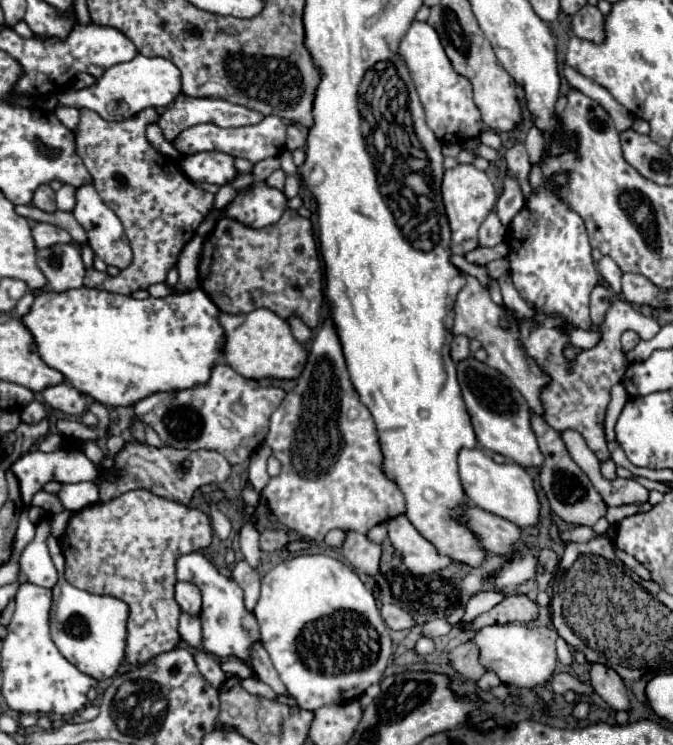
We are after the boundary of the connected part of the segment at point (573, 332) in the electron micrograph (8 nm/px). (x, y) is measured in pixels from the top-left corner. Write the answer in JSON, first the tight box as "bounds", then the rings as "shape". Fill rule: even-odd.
{"bounds":[569,325,599,349],"shape":[[[569,325],[569,339],[571,339],[571,345],[573,347],[579,347],[579,349],[589,349],[589,347],[595,347],[597,341],[599,341],[599,331],[597,329],[577,329],[577,327],[571,327]]]}

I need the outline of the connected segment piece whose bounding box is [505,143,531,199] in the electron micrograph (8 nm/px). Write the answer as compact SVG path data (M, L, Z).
M515 143L511 149L507 149L505 153L505 163L507 163L507 173L509 175L517 175L517 183L521 183L521 191L523 197L527 199L531 195L531 185L529 185L529 157L525 151L523 143Z

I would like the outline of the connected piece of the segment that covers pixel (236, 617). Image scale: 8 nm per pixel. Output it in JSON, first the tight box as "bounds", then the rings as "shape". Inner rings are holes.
{"bounds":[177,553,259,665],"shape":[[[187,553],[177,557],[177,579],[179,581],[189,581],[195,583],[202,594],[201,623],[203,623],[203,647],[205,651],[209,651],[211,655],[217,657],[227,657],[227,649],[231,649],[233,655],[237,655],[239,659],[243,659],[249,665],[249,647],[255,639],[259,639],[259,627],[253,621],[253,615],[249,615],[245,611],[243,601],[243,591],[241,587],[233,581],[227,579],[223,575],[219,575],[219,571],[211,565],[211,561],[207,561],[201,553]],[[247,613],[247,627],[243,627],[243,615]]]}

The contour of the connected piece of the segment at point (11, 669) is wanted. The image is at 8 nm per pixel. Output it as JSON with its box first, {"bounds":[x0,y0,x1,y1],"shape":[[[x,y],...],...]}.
{"bounds":[1,583,97,715],"shape":[[[23,583],[15,595],[15,613],[7,625],[7,637],[1,649],[3,687],[1,693],[7,705],[17,713],[61,713],[69,715],[87,703],[89,687],[97,681],[71,665],[53,645],[49,637],[51,589]]]}

